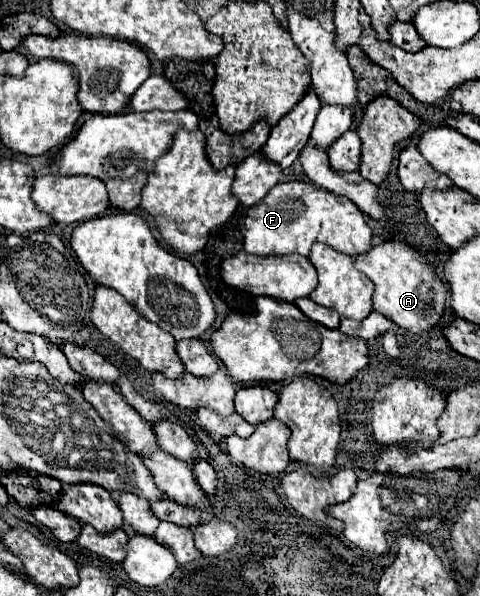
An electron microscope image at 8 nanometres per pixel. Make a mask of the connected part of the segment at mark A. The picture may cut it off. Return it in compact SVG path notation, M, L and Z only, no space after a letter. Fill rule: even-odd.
M381 242L369 252L357 256L357 270L375 282L373 310L393 320L399 328L423 336L439 324L445 314L447 290L437 272L427 264L425 256L403 242Z

